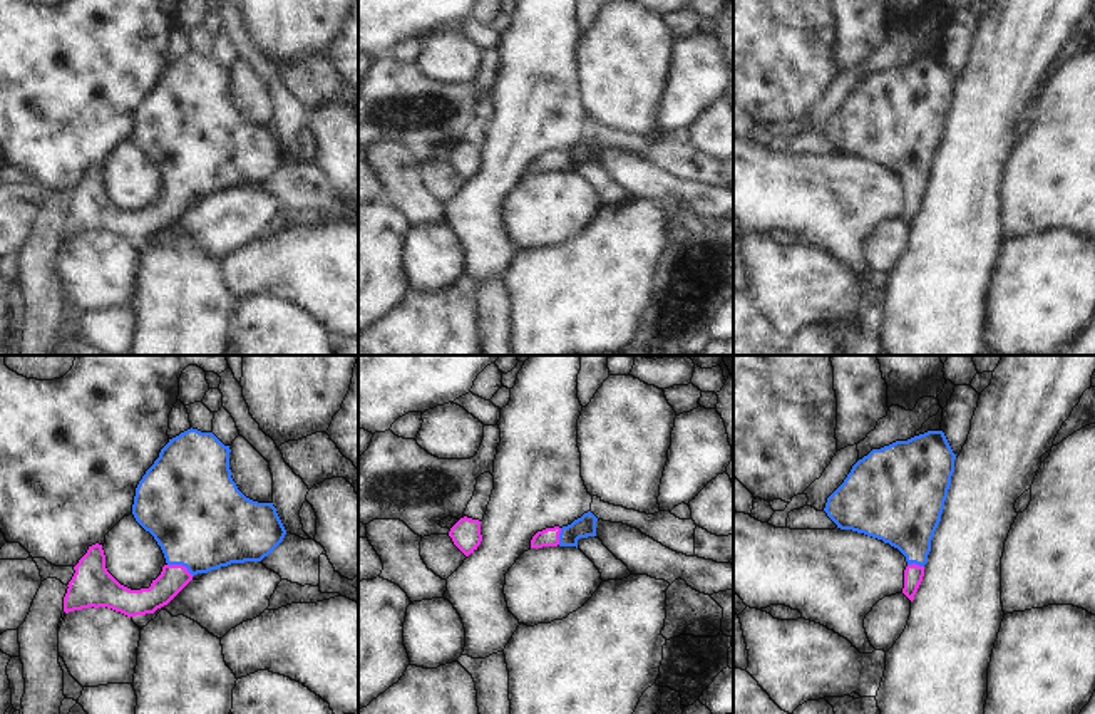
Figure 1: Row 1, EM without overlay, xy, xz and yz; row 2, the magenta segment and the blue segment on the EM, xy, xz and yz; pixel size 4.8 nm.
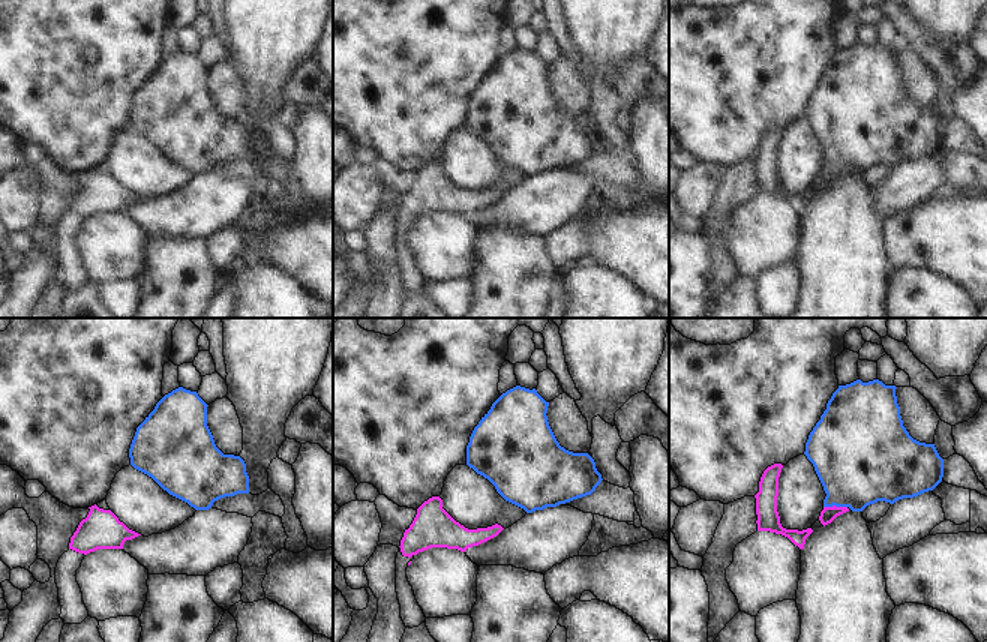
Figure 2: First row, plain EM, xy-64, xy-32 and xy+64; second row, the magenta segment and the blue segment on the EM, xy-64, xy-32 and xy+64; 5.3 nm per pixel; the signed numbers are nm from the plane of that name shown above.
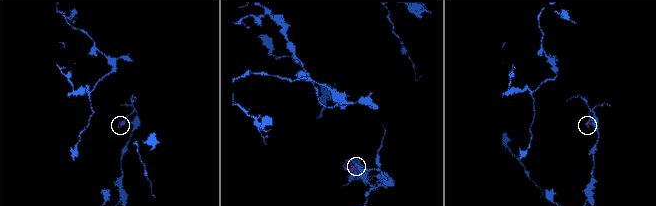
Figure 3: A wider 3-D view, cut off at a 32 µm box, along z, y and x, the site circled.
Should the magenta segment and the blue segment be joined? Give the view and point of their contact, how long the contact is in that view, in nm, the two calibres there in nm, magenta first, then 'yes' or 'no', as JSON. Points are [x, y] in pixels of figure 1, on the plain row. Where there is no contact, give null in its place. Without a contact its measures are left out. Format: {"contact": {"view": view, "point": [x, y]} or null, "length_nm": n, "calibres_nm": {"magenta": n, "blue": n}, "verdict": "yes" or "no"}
{"contact": {"view": "xy", "point": [181, 190]}, "length_nm": 140, "calibres_nm": {"magenta": 140, "blue": 460}, "verdict": "yes"}

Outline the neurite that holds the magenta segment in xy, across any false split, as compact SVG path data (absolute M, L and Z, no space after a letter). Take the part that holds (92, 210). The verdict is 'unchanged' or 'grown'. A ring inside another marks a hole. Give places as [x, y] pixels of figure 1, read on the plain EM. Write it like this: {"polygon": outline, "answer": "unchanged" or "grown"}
{"polygon": "M188 54L169 64L136 112L132 139L161 171L166 189L149 213L131 215L105 193L102 169L89 171L74 191L64 221L64 236L107 231L127 241L154 238L167 230L198 198L231 188L261 186L285 163L286 154L273 127L246 122L231 102L229 70L213 57Z", "answer": "grown"}

